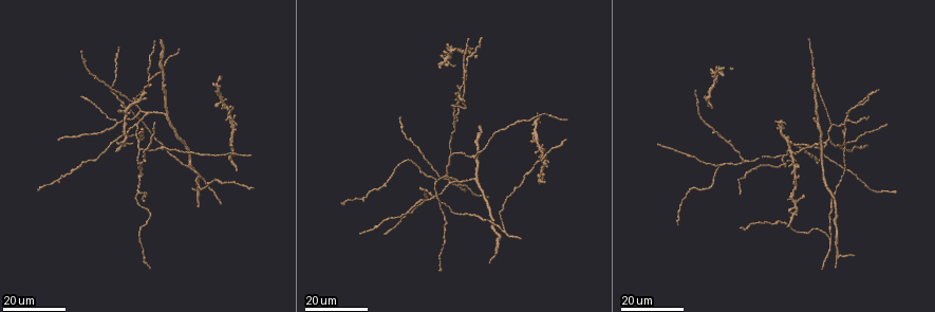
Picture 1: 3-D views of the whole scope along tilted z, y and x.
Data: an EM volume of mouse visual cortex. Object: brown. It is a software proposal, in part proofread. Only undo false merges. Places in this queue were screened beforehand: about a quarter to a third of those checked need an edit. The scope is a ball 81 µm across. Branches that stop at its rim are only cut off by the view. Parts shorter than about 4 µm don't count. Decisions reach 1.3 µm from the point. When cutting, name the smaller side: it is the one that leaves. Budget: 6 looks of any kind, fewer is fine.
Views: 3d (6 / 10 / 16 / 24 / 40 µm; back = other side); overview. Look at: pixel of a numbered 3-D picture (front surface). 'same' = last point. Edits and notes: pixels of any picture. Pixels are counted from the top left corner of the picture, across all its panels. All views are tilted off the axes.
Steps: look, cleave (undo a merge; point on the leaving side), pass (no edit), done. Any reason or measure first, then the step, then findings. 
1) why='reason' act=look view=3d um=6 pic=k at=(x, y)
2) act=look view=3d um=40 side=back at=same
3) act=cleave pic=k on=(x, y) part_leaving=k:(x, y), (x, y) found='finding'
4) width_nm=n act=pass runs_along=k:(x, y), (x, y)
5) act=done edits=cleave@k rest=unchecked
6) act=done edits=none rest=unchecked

why='branch point' act=look view=3d um=24 pic=1 at=(437, 181)

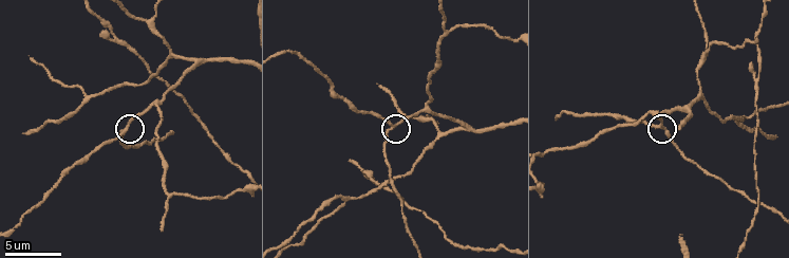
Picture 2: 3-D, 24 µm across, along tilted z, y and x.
why='closer look' act=look view=3d um=10 pic=2 at=(390, 125)

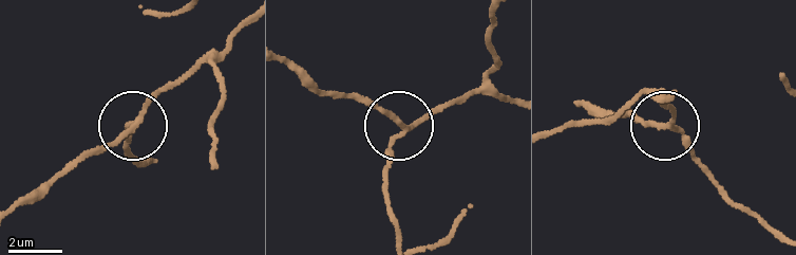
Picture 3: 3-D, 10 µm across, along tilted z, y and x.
why='zoom in' act=look view=3d um=6 pic=3 at=(138, 121)

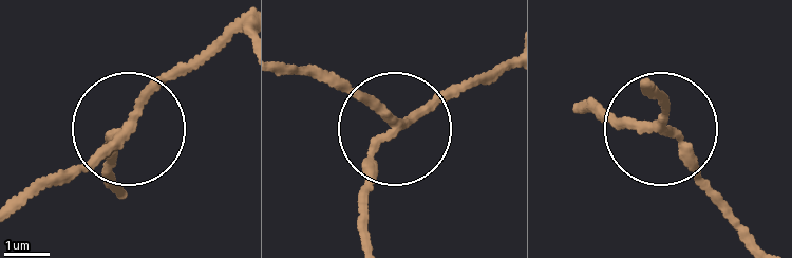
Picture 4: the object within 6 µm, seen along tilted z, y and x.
width_nm=170 act=pass runs_along=4:(505, 69), (444, 95), (388, 143), (361, 226) found='all the same neuron'

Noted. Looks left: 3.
why='small branch off a trunk' act=look view=3d um=24 pic=1 at=(139, 191)

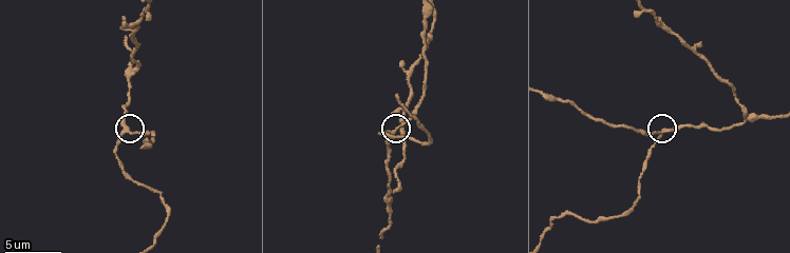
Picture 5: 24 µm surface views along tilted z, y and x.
why='closer look' act=look view=3d um=10 pic=5 at=(391, 132)

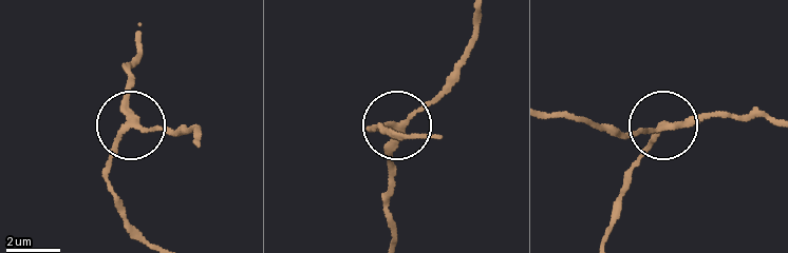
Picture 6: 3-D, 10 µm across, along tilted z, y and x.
act=look view=3d um=10 side=back pic=6 at=(130, 124)

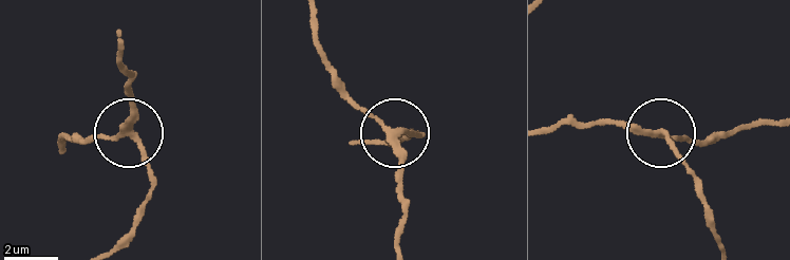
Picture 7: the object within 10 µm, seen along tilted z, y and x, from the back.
act=pass runs_along=7:(121, 45), (133, 111), (128, 129), (109, 138), (74, 141) found='all the same neuron'

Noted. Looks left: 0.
act=done edits=none rest=unchecked

